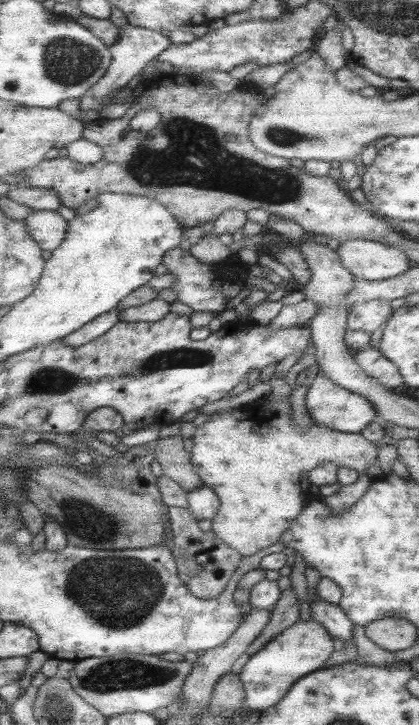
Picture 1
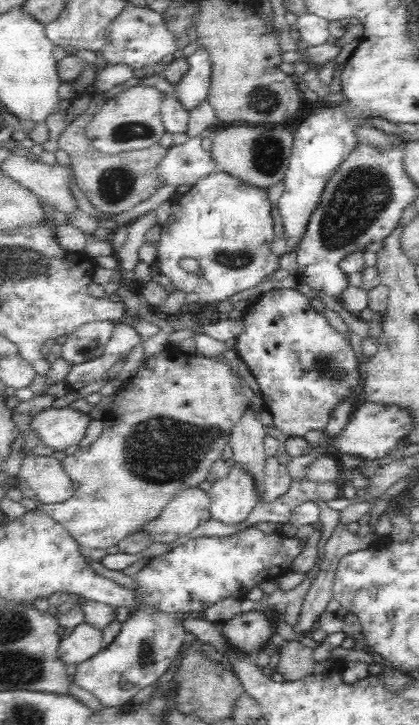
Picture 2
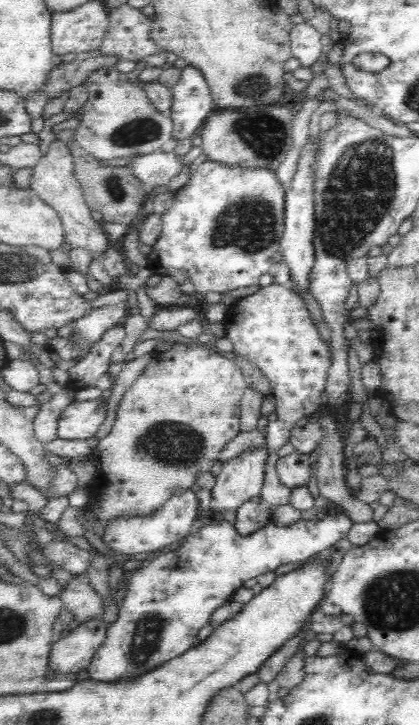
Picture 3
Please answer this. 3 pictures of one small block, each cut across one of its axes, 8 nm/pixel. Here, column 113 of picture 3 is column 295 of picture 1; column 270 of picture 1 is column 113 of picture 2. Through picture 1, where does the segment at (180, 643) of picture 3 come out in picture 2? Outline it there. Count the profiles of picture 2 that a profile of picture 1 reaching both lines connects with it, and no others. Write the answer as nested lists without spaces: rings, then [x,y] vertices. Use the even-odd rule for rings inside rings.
[[[256,526],[223,537],[195,537],[167,553],[153,557],[134,578],[133,593],[139,605],[132,609],[128,620],[116,638],[92,658],[77,666],[72,676],[75,684],[91,692],[104,707],[126,705],[142,688],[154,684],[180,652],[186,642],[185,621],[191,617],[204,619],[204,610],[225,598],[236,598],[248,593],[260,582],[275,581],[291,570],[292,560],[304,550],[307,540],[287,537],[281,532],[265,534]]]

